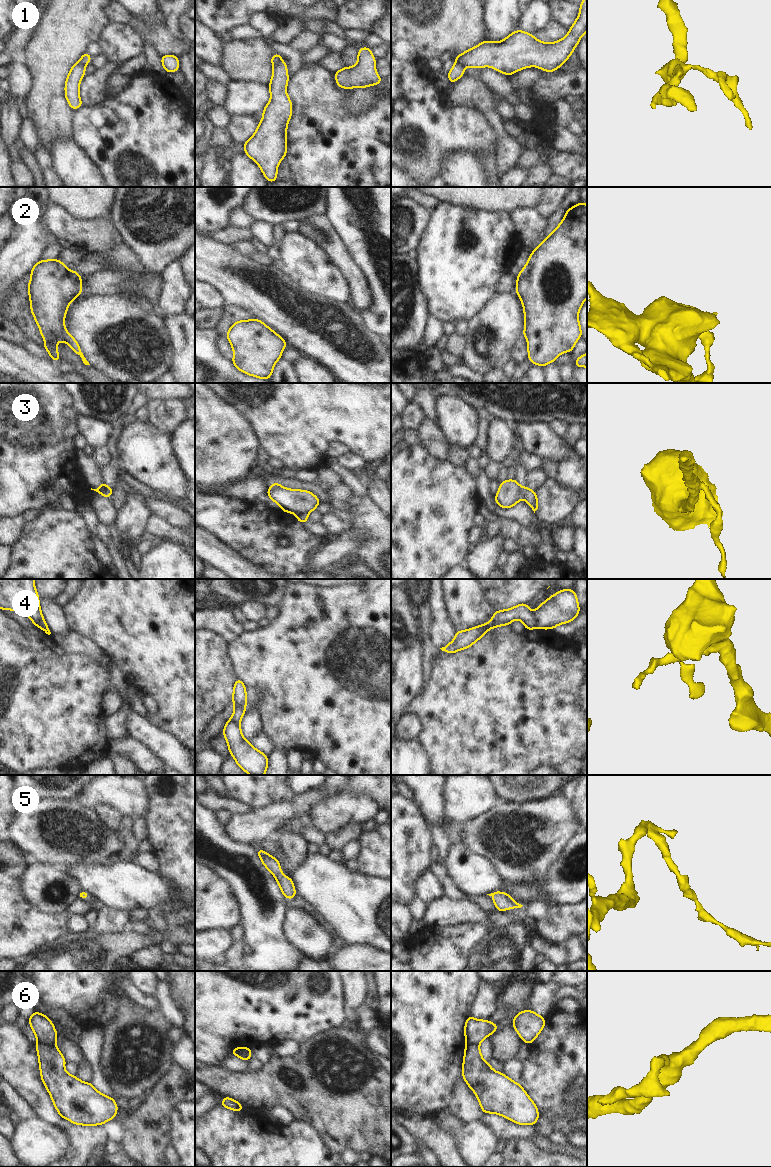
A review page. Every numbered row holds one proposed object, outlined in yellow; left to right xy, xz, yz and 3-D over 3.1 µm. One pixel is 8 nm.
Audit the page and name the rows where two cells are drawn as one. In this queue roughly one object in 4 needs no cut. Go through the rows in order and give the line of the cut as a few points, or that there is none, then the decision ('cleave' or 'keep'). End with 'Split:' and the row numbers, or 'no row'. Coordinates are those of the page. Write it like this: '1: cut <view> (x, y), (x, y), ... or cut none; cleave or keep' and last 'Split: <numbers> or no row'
1: cut xz (281, 57), (274, 66); cleave
2: cut xy (65, 328), (61, 332), (62, 339); cleave
3: cut xz (307, 512), (297, 514); cleave
4: cut yz (533, 612), (538, 627); cleave
5: cut none; keep
6: cut xy (38, 1041), (54, 1044); cleave
Split: 1, 2, 3, 4, 6

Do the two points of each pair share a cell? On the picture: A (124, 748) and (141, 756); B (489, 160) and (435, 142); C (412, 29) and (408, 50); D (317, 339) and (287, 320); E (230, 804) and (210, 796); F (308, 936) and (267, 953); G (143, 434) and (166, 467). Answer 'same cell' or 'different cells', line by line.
A: same cell
B: different cells
C: different cells
D: same cell
E: same cell
F: different cells
G: same cell

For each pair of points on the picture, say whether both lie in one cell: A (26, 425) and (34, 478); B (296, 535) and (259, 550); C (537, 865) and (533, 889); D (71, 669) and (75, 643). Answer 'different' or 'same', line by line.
A: same
B: same
C: different
D: different

